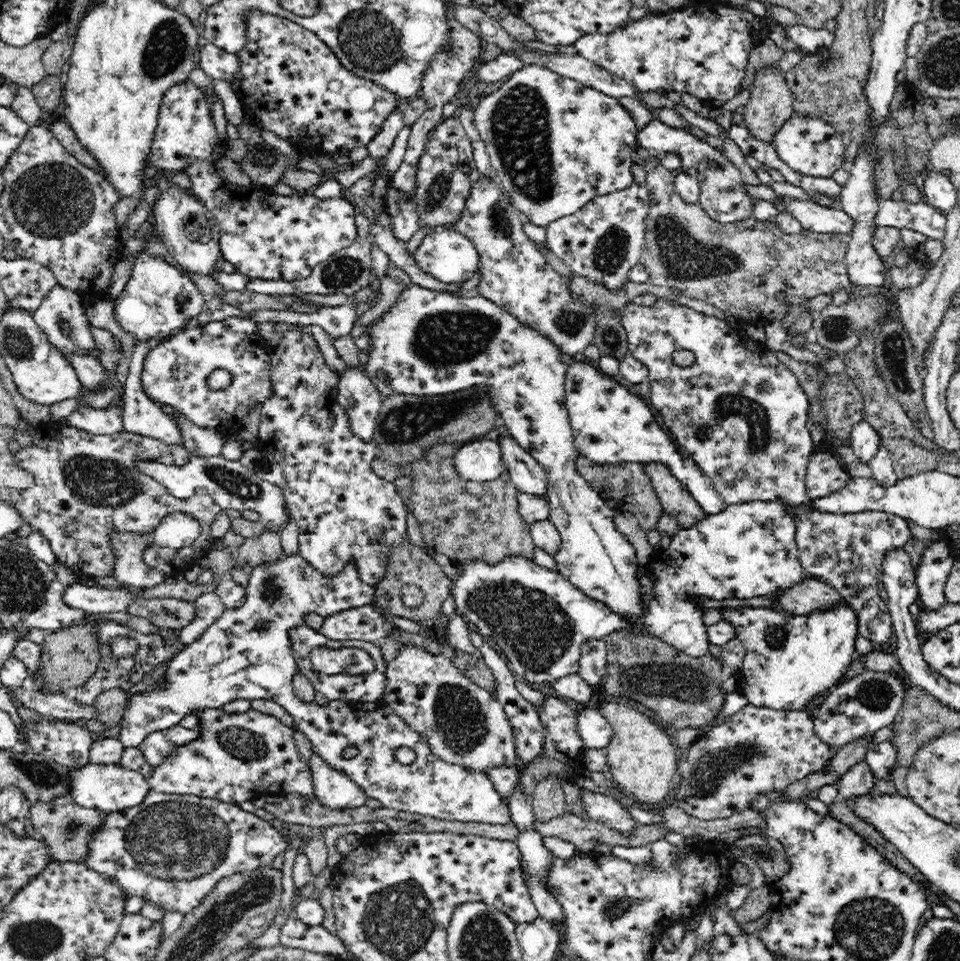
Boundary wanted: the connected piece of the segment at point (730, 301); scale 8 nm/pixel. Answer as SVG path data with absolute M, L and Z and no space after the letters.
M651 153L648 159L642 164L646 171L644 186L648 189L650 199L650 213L647 215L646 234L644 236L645 242L642 246L641 254L639 255L639 262L646 267L646 270L650 273L649 282L657 284L658 286L669 286L674 292L678 294L684 294L690 298L697 298L698 300L705 300L706 302L716 306L724 313L729 313L744 321L749 319L756 320L757 318L771 318L771 320L781 320L784 318L784 314L788 312L790 306L794 304L803 304L808 302L809 299L818 296L818 294L836 294L838 290L846 290L850 299L856 298L856 296L868 296L868 294L878 293L878 289L872 288L853 288L850 284L850 277L846 272L846 259L845 254L851 239L851 233L822 233L819 231L811 231L803 228L801 232L787 234L784 233L780 227L774 221L758 221L753 217L750 217L746 221L740 221L732 223L730 225L722 225L721 223L715 223L713 219L710 219L707 214L699 206L699 203L688 203L685 198L682 198L681 194L675 189L674 174L671 170L666 169L660 161L658 161L655 153Z

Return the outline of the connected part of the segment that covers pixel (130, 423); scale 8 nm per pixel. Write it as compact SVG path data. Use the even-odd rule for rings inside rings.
M154 337L148 340L143 340L136 343L133 348L133 356L130 358L130 372L126 378L126 382L118 397L118 402L121 405L123 417L123 430L132 434L141 434L156 438L169 445L182 445L183 438L180 429L176 426L172 417L164 413L158 404L146 397L146 393L142 390L141 372L143 370L144 358L150 353L150 350L159 346L164 340L164 337Z

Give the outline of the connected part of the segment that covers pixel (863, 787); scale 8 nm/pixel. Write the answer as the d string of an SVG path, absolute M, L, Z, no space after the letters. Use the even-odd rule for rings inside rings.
M865 760L854 764L835 782L837 794L841 800L850 800L854 795L860 795L872 790L874 786L872 769Z

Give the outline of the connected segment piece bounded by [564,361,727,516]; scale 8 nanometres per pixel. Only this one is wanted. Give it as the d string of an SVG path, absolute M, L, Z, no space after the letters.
M572 362L564 380L565 405L574 437L575 452L598 466L660 464L676 477L705 514L722 512L727 504L714 490L711 478L692 460L683 458L677 443L660 423L647 399L633 395L626 383L604 375L592 362Z

